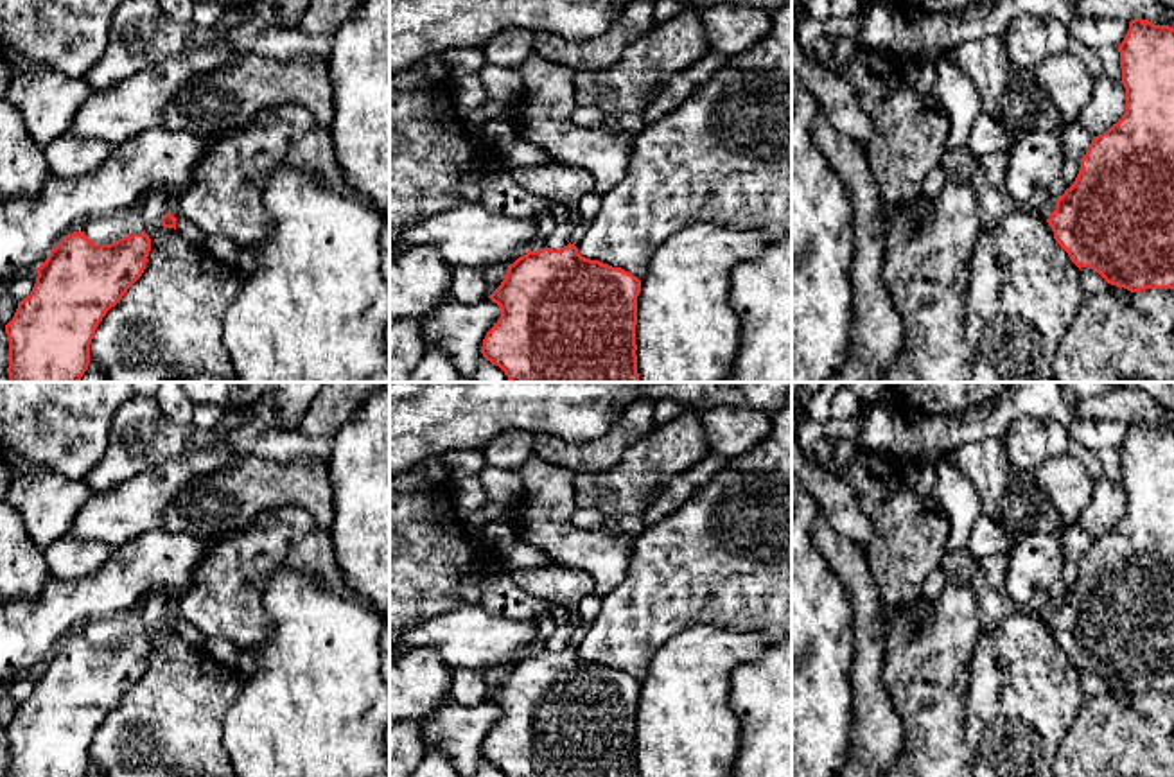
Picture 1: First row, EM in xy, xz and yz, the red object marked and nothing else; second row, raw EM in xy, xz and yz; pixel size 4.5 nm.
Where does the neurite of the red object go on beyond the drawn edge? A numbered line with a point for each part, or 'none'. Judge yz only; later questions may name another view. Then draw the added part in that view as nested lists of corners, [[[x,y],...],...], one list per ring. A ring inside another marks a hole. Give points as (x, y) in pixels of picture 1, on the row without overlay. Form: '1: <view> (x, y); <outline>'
none

